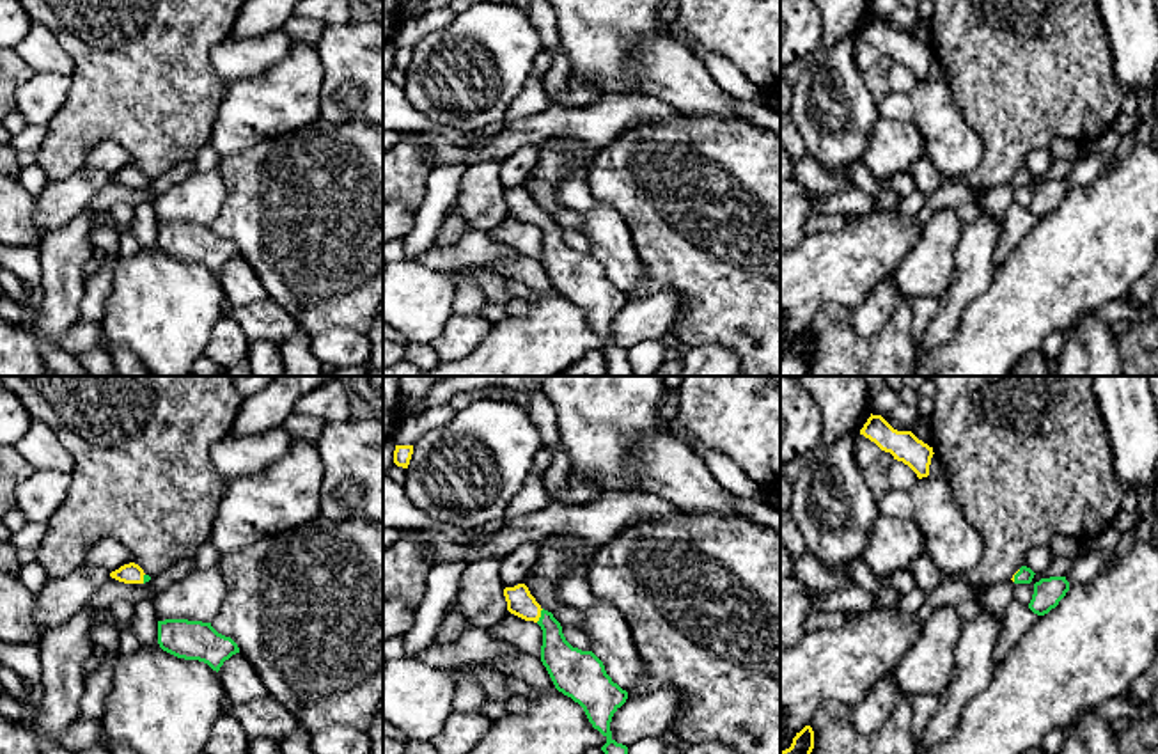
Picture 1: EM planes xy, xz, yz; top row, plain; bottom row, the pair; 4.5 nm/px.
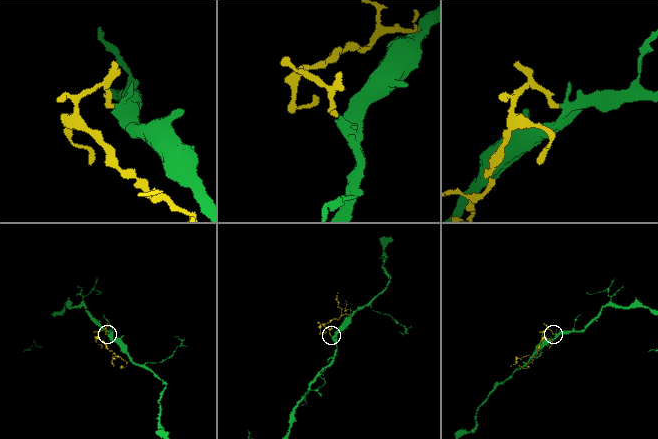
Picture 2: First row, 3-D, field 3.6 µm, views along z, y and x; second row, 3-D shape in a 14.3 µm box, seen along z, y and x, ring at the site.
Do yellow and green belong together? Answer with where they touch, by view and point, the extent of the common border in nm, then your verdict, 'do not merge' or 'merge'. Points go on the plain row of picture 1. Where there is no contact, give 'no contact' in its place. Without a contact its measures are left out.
xz (539, 219) | 70 nm | merge

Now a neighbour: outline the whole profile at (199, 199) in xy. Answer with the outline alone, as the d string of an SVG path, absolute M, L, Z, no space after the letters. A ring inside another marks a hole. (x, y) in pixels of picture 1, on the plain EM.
M218 169L190 176L156 197L153 209L158 224L188 222L215 224L225 199L225 185Z

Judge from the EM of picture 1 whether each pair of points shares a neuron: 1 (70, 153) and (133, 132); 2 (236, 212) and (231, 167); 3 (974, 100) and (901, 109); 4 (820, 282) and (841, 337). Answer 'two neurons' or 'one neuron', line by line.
1: one neuron
2: one neuron
3: two neurons
4: two neurons

